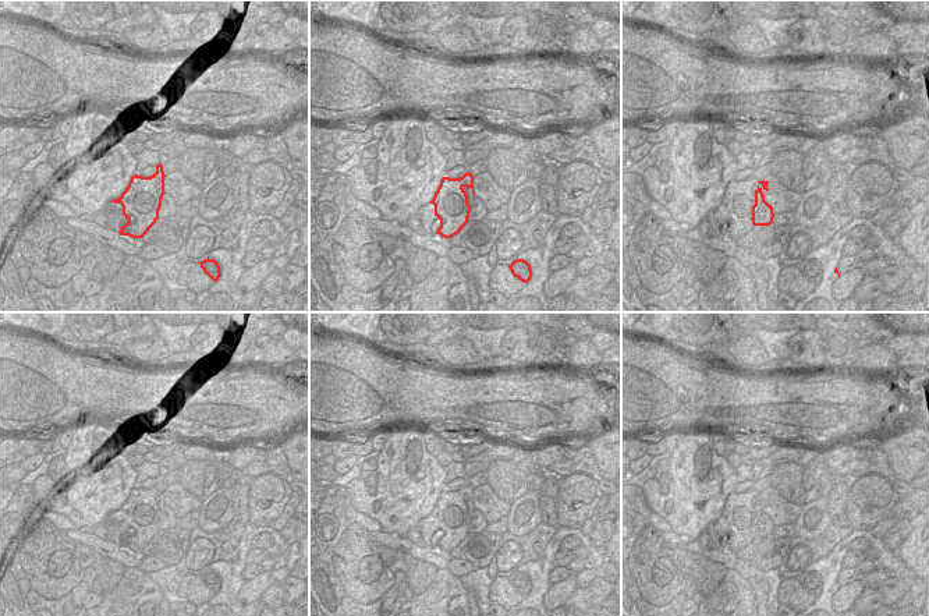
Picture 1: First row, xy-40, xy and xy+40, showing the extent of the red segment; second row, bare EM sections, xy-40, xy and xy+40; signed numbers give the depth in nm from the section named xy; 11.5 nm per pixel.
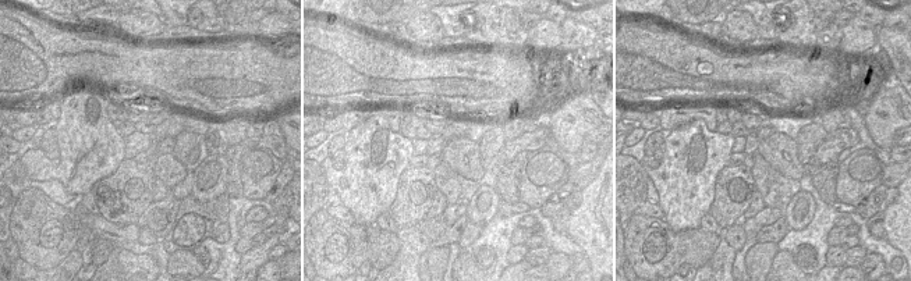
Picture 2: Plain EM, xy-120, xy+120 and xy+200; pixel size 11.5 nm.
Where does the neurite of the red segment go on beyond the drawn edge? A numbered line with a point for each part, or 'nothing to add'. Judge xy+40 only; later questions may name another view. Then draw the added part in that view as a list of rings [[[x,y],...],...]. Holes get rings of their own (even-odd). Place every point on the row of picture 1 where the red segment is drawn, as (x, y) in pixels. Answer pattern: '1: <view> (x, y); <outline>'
1: xy+40 (731, 218); [[[756,178],[730,181],[720,205],[710,210],[696,226],[701,234],[728,236],[738,240],[754,229],[752,206],[755,205]]]

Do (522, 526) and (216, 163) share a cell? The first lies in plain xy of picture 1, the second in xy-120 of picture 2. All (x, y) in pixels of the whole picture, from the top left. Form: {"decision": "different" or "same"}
{"decision": "same"}

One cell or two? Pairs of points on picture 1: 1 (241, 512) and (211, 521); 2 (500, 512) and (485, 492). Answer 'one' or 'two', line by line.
1: two
2: two

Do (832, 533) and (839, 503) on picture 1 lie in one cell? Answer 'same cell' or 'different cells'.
different cells

